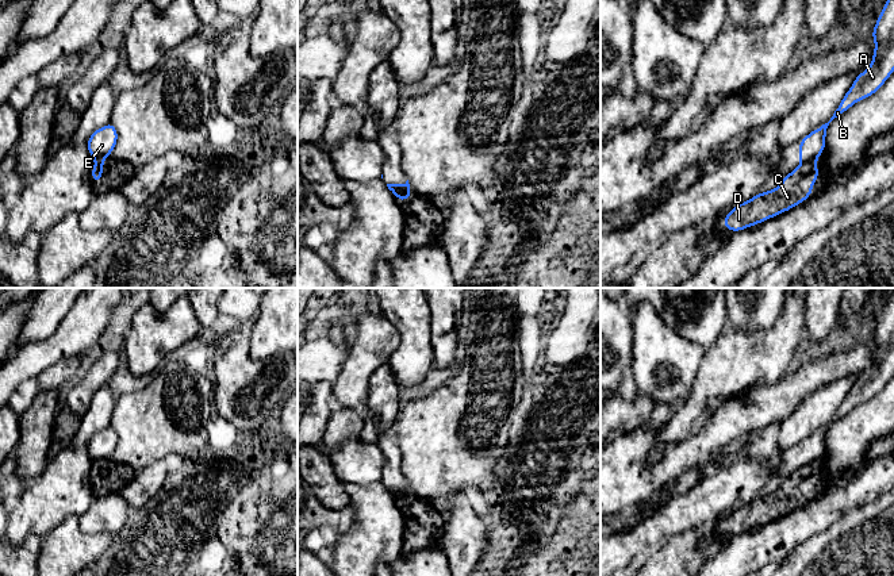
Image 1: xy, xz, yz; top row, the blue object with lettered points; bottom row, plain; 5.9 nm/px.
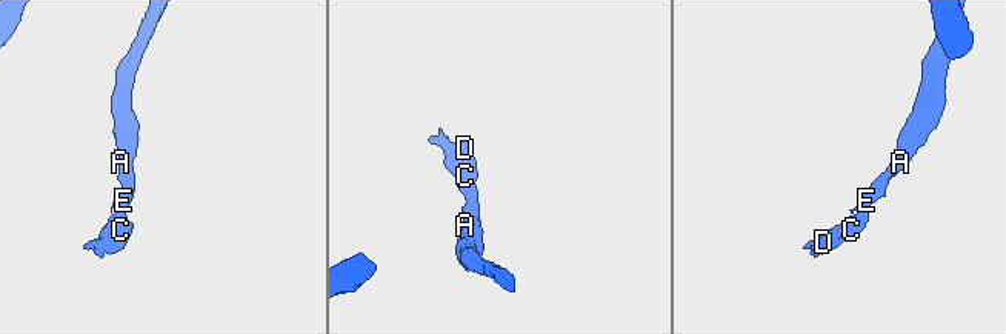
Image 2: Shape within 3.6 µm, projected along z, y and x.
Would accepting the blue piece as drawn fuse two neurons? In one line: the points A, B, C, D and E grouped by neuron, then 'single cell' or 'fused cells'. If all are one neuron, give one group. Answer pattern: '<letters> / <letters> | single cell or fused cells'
A B E / C D | fused cells

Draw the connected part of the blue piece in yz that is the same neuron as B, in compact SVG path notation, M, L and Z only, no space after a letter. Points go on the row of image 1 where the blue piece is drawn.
M886 0L871 38L875 41L872 62L863 73L856 76L830 120L799 141L801 164L816 162L825 150L829 123L855 103L874 95L894 72L894 0Z

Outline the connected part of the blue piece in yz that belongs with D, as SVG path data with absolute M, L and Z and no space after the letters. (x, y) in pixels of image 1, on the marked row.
M805 162L786 174L772 191L755 195L725 215L724 227L732 233L759 224L805 201L811 193L813 184L818 180L816 162Z

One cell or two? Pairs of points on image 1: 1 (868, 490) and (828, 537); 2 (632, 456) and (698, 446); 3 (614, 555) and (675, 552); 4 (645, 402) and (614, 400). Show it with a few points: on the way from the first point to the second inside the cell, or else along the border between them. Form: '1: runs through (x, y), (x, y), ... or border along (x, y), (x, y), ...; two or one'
1: border along (854, 510), (843, 514), (824, 529); two
2: runs through (637, 476), (662, 476), (678, 460); one
3: border along (676, 536), (668, 537), (649, 553); two
4: runs through (637, 407), (622, 407); one

